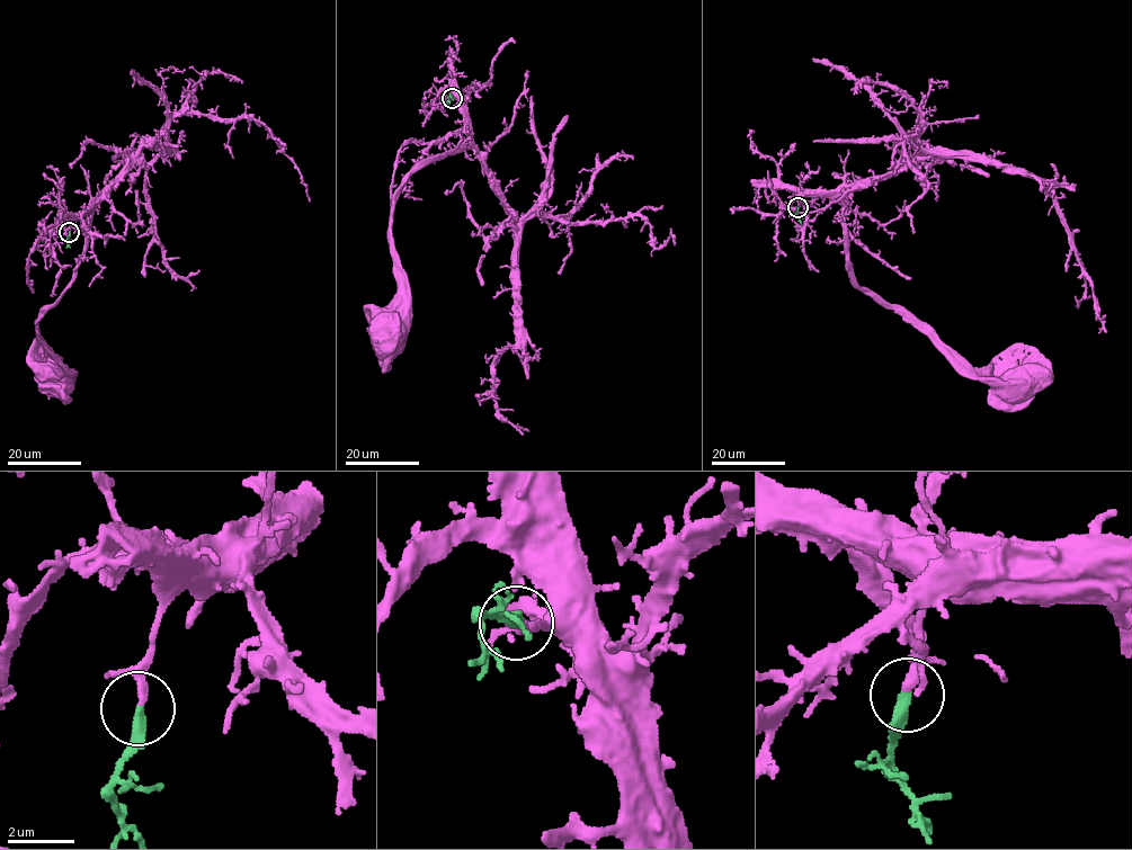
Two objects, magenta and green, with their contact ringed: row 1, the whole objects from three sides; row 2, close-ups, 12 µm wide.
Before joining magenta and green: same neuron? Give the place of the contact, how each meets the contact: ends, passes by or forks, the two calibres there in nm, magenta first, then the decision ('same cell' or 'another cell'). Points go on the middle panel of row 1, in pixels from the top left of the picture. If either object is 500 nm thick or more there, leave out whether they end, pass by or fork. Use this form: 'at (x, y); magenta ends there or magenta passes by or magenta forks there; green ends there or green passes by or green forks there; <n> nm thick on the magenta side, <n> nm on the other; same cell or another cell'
at (452, 98); magenta ends there; green ends there; 280 nm thick on the magenta side, 360 nm on the other; same cell

